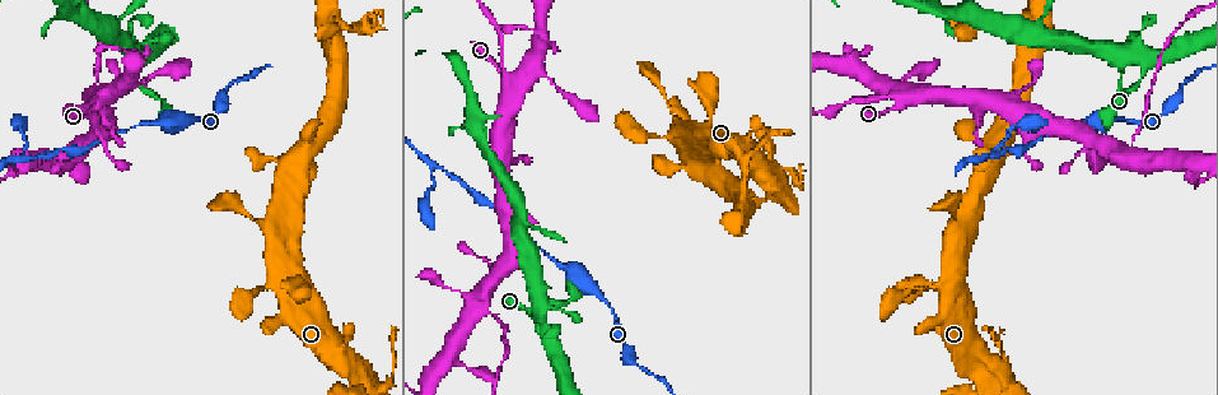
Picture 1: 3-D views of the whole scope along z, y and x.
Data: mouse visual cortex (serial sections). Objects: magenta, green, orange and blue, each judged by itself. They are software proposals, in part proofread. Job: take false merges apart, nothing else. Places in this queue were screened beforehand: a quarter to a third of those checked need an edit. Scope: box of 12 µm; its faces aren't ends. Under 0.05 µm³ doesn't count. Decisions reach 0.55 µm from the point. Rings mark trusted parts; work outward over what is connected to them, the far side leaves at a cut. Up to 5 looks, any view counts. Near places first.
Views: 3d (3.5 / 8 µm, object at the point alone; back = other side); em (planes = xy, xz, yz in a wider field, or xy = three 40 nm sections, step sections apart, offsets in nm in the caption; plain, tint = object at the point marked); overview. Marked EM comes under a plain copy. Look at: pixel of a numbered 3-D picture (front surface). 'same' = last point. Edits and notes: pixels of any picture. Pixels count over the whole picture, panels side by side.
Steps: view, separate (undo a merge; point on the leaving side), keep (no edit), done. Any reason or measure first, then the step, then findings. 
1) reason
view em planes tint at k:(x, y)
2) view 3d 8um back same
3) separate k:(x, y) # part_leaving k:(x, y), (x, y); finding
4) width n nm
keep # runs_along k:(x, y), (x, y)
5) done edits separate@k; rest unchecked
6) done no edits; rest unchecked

two arms in line, one across
view 3d 3.5um back at 1:(985, 159)

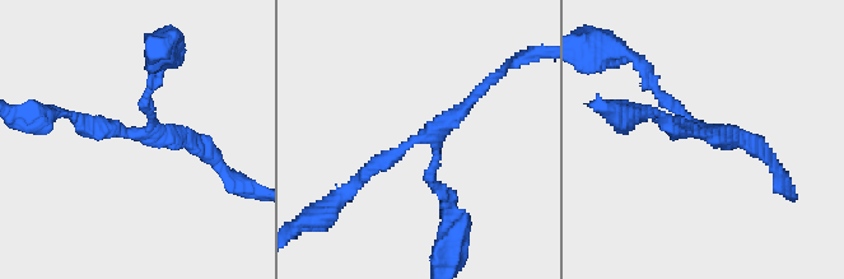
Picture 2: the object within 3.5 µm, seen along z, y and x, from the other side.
shape alone is not enough
view em xy step 1 tint at 2:(428, 136)

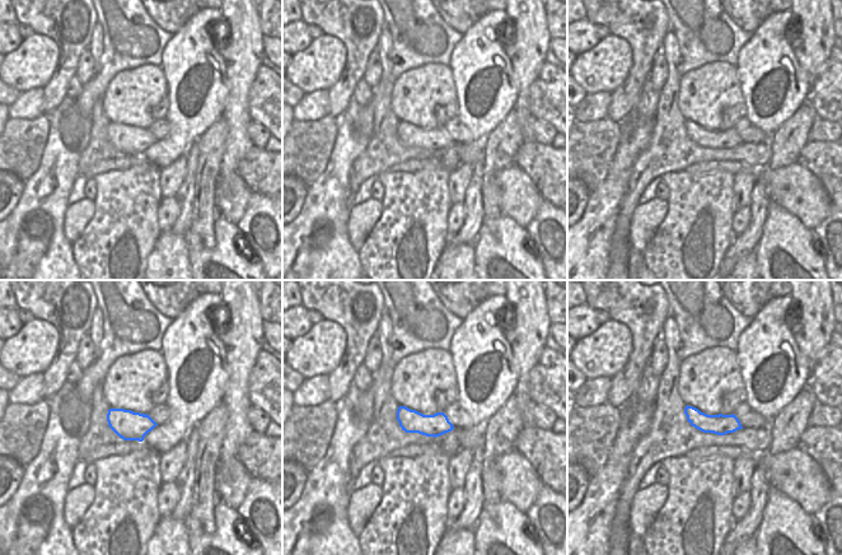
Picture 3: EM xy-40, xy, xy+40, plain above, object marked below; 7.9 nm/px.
arm_widths 150, 200, 200 nm
keep # one cell here

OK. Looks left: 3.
three arms meet
view 3d 3.5um at 1:(471, 120)

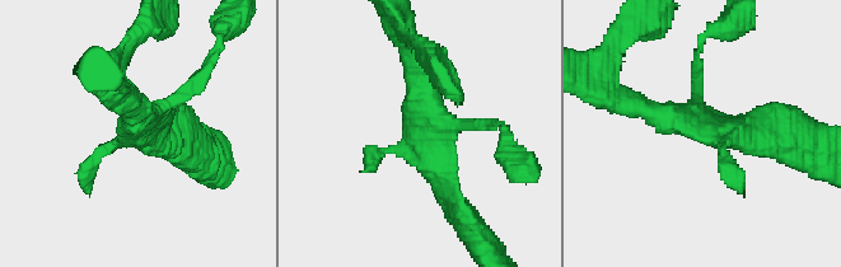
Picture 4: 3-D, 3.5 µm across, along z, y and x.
view em xy step 1 tint at 4:(423, 137)

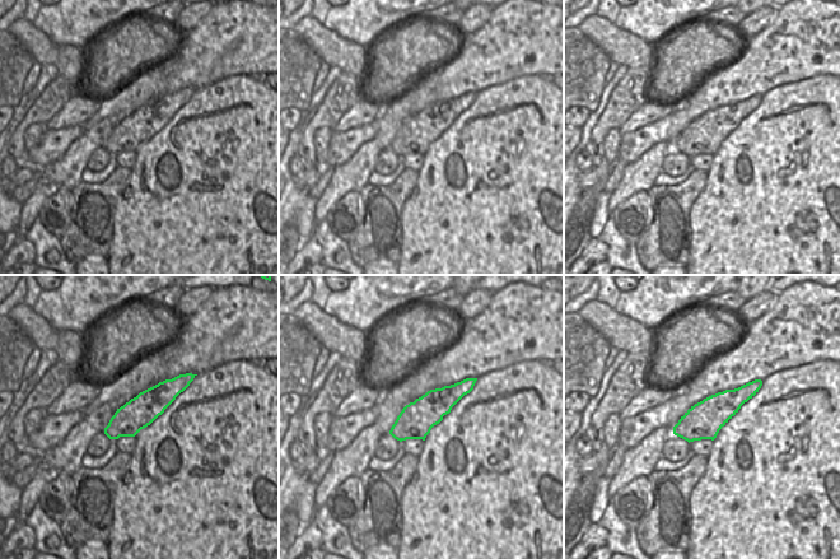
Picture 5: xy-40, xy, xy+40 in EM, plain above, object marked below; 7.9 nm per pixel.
view em planes tint same

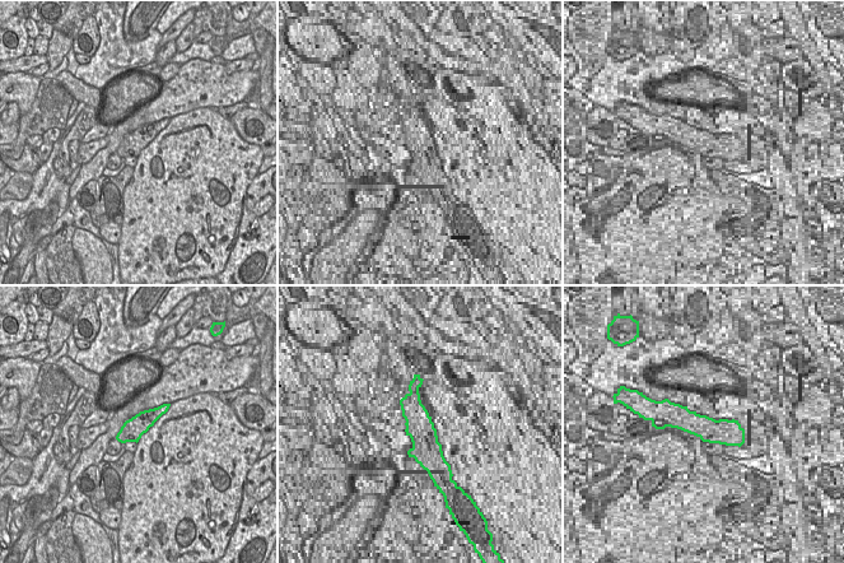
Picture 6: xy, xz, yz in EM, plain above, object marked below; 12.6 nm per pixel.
keep # runs_along 4:(457, 207), (423, 149), (415, 61); one cell here

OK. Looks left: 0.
done no edits; rest unchecked

